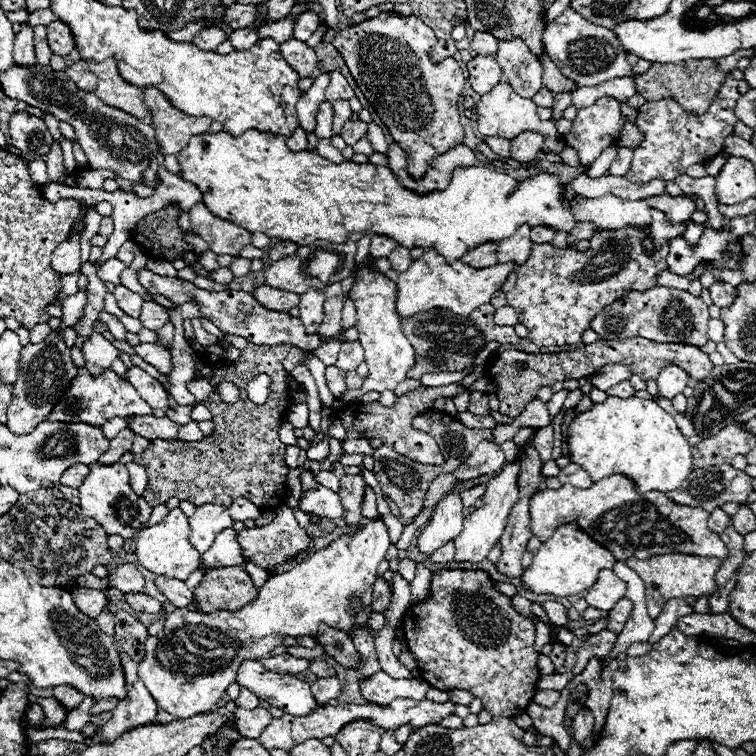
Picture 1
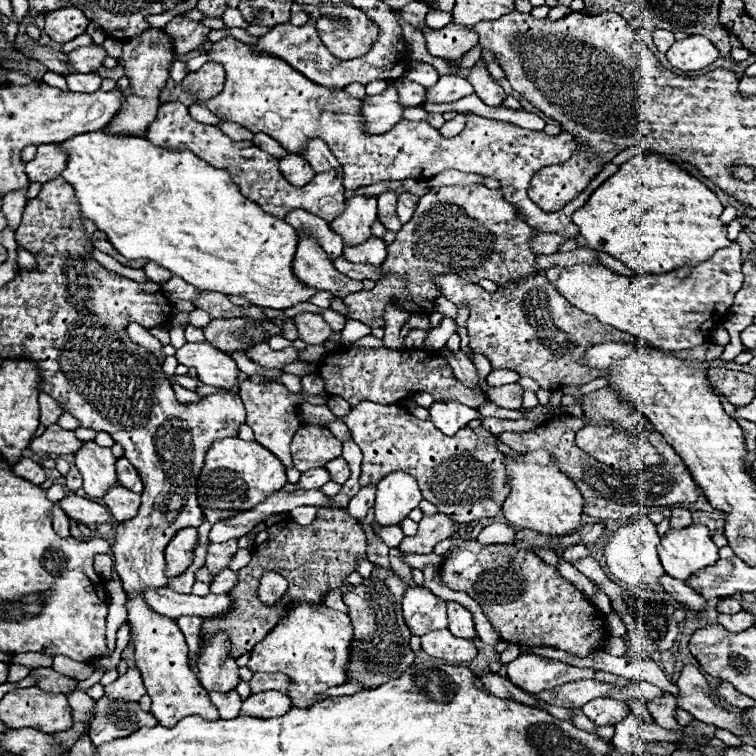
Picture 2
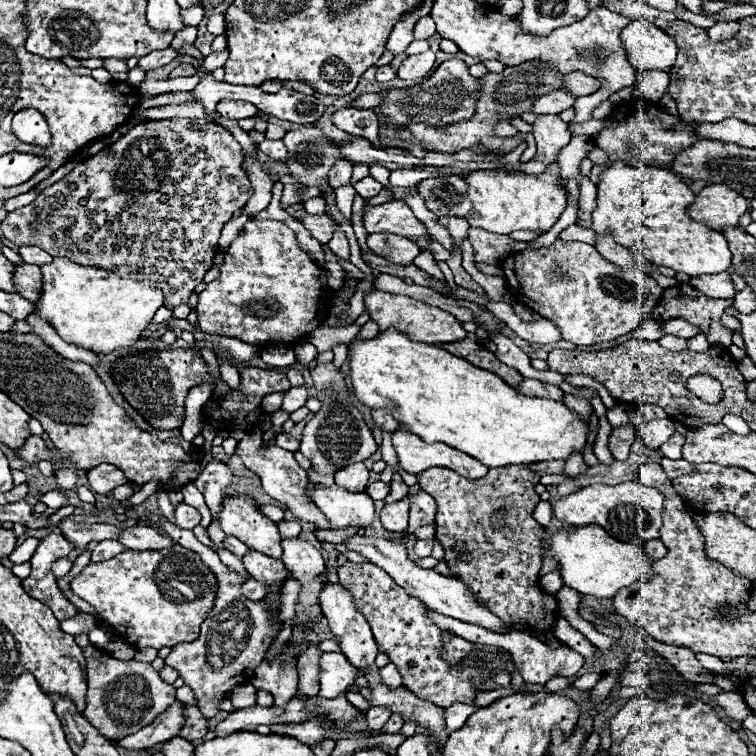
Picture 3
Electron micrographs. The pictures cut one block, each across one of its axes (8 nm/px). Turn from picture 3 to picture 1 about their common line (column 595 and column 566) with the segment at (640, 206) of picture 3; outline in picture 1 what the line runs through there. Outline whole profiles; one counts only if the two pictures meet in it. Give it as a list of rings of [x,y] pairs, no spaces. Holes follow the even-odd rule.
[[[248,130],[244,136],[232,136],[232,134],[228,134],[228,132],[218,132],[218,134],[208,134],[208,132],[206,132],[206,134],[198,134],[198,136],[190,138],[188,148],[178,154],[178,164],[180,164],[180,168],[182,168],[178,176],[180,176],[182,180],[188,180],[188,182],[192,182],[194,186],[198,186],[198,190],[200,190],[202,196],[204,196],[206,208],[208,208],[214,216],[218,216],[218,218],[222,218],[222,220],[228,220],[228,222],[234,222],[236,226],[242,226],[242,228],[246,228],[246,230],[252,232],[252,234],[254,234],[254,232],[262,232],[262,234],[266,234],[268,238],[292,240],[292,242],[296,242],[298,246],[304,246],[304,244],[312,244],[312,242],[316,242],[316,240],[328,240],[328,242],[334,242],[334,244],[344,244],[344,242],[350,238],[350,240],[356,240],[356,242],[358,242],[358,240],[360,240],[362,236],[366,236],[366,232],[370,230],[370,232],[376,232],[376,234],[388,234],[390,238],[396,238],[402,246],[408,246],[410,250],[416,248],[416,246],[424,246],[424,248],[434,246],[448,262],[454,262],[456,258],[462,258],[464,252],[468,252],[468,248],[478,246],[480,242],[486,242],[486,240],[500,242],[500,240],[512,236],[512,234],[516,232],[516,228],[522,226],[522,224],[530,224],[530,226],[546,224],[546,226],[552,226],[554,230],[566,230],[566,232],[570,232],[570,230],[576,226],[576,222],[594,220],[596,230],[608,230],[608,228],[610,228],[610,230],[616,230],[616,228],[624,228],[626,224],[632,224],[632,226],[650,224],[648,206],[658,208],[658,210],[664,210],[664,214],[668,214],[668,220],[670,220],[670,222],[688,222],[690,216],[692,216],[692,212],[694,212],[694,202],[692,202],[690,198],[686,198],[686,196],[668,196],[668,194],[660,194],[660,196],[652,196],[652,198],[636,200],[636,202],[632,202],[632,200],[620,200],[618,196],[612,196],[612,194],[600,196],[600,198],[582,198],[582,196],[578,196],[580,202],[578,202],[572,210],[566,210],[566,208],[564,208],[564,202],[562,202],[562,196],[560,196],[560,194],[562,194],[562,182],[560,182],[556,176],[540,174],[540,176],[536,176],[536,178],[528,178],[528,180],[520,182],[520,186],[518,186],[516,192],[512,192],[512,188],[518,184],[516,179],[508,176],[508,174],[500,174],[500,172],[494,172],[494,170],[488,170],[488,168],[480,168],[480,166],[468,166],[468,168],[454,170],[454,176],[452,176],[452,182],[448,184],[448,190],[436,192],[436,194],[418,196],[418,194],[412,194],[410,190],[404,190],[404,188],[396,182],[396,176],[392,174],[392,170],[388,170],[388,166],[356,164],[356,162],[348,162],[348,160],[342,162],[342,164],[332,164],[330,160],[326,160],[326,158],[322,158],[322,156],[318,156],[318,154],[314,154],[314,152],[306,152],[306,150],[304,150],[304,152],[290,152],[282,136],[272,136],[272,134],[258,132],[258,130]]]

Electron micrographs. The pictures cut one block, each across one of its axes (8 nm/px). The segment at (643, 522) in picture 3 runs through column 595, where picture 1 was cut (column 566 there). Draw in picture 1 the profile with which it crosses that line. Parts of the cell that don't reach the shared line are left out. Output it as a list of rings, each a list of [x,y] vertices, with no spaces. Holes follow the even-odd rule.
[[[612,474],[600,482],[594,482],[590,488],[574,488],[564,484],[558,490],[542,490],[536,492],[530,502],[530,518],[532,532],[540,540],[552,536],[556,528],[562,524],[578,522],[584,532],[588,532],[596,542],[608,546],[614,558],[626,560],[630,556],[648,560],[658,554],[682,552],[682,554],[700,554],[704,558],[720,558],[728,556],[728,548],[720,540],[720,536],[708,530],[708,514],[702,508],[682,506],[670,500],[664,492],[636,492],[634,480]]]

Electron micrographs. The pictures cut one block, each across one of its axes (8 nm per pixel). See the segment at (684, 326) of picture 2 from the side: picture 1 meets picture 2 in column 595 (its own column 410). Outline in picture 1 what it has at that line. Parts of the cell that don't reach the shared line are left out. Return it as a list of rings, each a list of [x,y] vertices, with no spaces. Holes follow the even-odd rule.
[[[428,248],[420,258],[416,258],[412,262],[412,266],[406,272],[388,270],[386,276],[392,278],[398,286],[396,310],[402,318],[408,318],[420,310],[430,310],[430,308],[446,308],[460,316],[468,316],[474,308],[488,304],[490,298],[502,288],[508,274],[516,272],[516,270],[518,270],[518,266],[514,262],[494,264],[488,268],[472,268],[460,260],[454,260],[452,264],[448,264],[436,252],[436,248]]]

